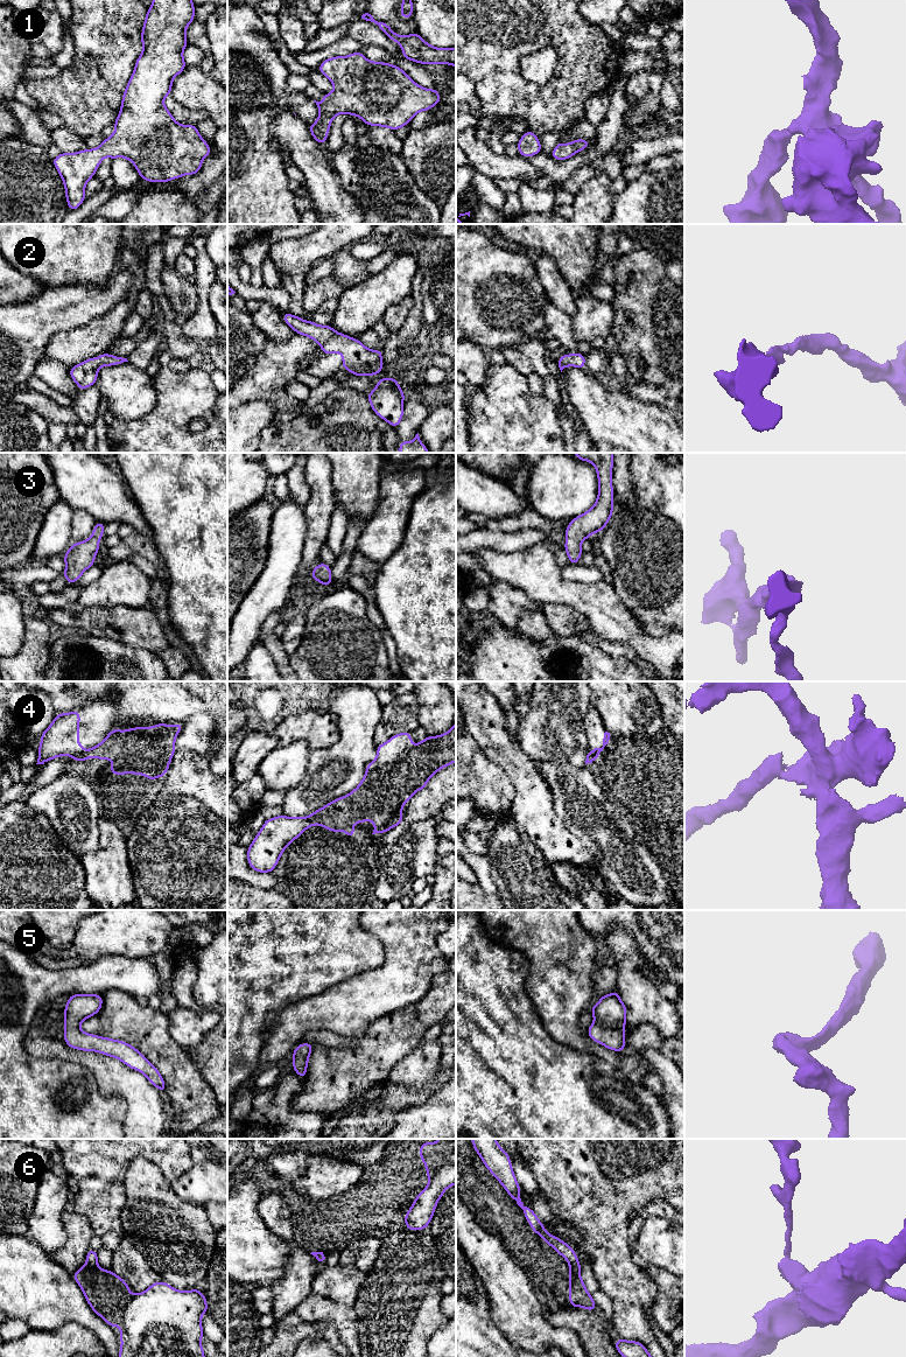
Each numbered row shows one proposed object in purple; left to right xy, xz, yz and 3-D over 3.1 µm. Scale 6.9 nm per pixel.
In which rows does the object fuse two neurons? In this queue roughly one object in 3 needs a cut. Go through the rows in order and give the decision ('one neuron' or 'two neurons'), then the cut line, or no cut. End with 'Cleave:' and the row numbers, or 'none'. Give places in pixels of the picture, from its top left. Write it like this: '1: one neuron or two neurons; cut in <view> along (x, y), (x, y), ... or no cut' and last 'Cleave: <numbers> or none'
1: one neuron; no cut
2: one neuron; no cut
3: one neuron; no cut
4: two neurons; cut in xy along (85, 750), (74, 757)
5: one neuron; no cut
6: two neurons; cut in xy along (86, 1263), (93, 1267), (97, 1266)
Cleave: 4, 6

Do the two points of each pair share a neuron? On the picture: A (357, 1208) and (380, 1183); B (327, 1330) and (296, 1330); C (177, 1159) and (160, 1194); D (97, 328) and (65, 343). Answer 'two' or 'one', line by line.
A: one
B: one
C: two
D: one

